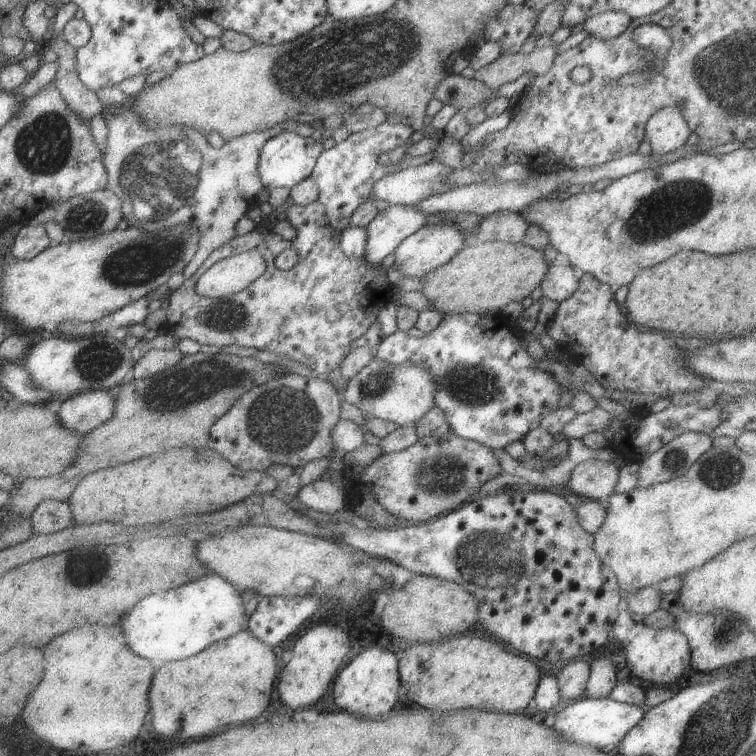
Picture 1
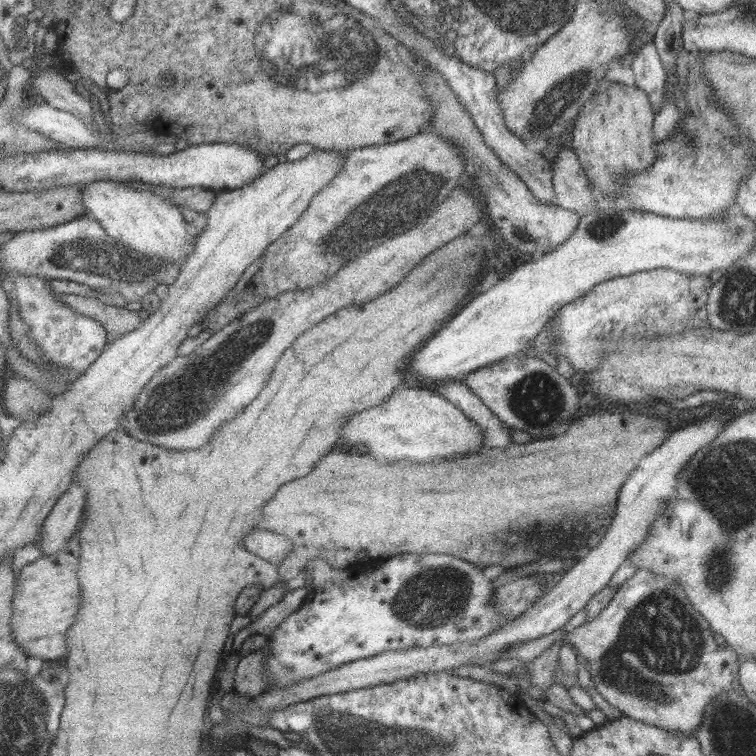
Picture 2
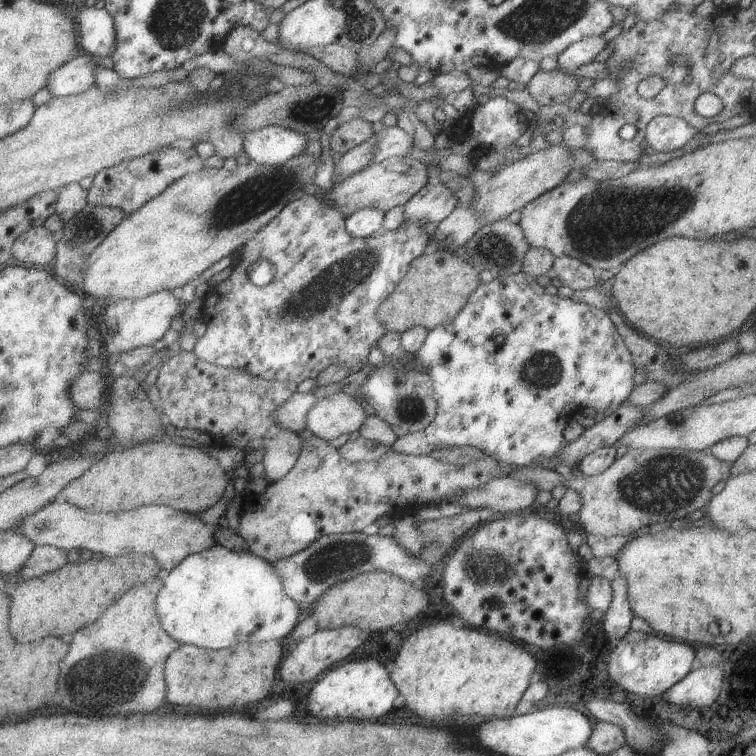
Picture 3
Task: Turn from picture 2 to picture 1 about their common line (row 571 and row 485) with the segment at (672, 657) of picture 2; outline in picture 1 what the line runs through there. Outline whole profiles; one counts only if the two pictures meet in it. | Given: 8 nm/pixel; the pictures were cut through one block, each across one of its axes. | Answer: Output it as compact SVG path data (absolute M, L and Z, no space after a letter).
M684 432L638 461L637 482L639 488L669 482L683 476L687 469L711 448L711 439L705 434Z

